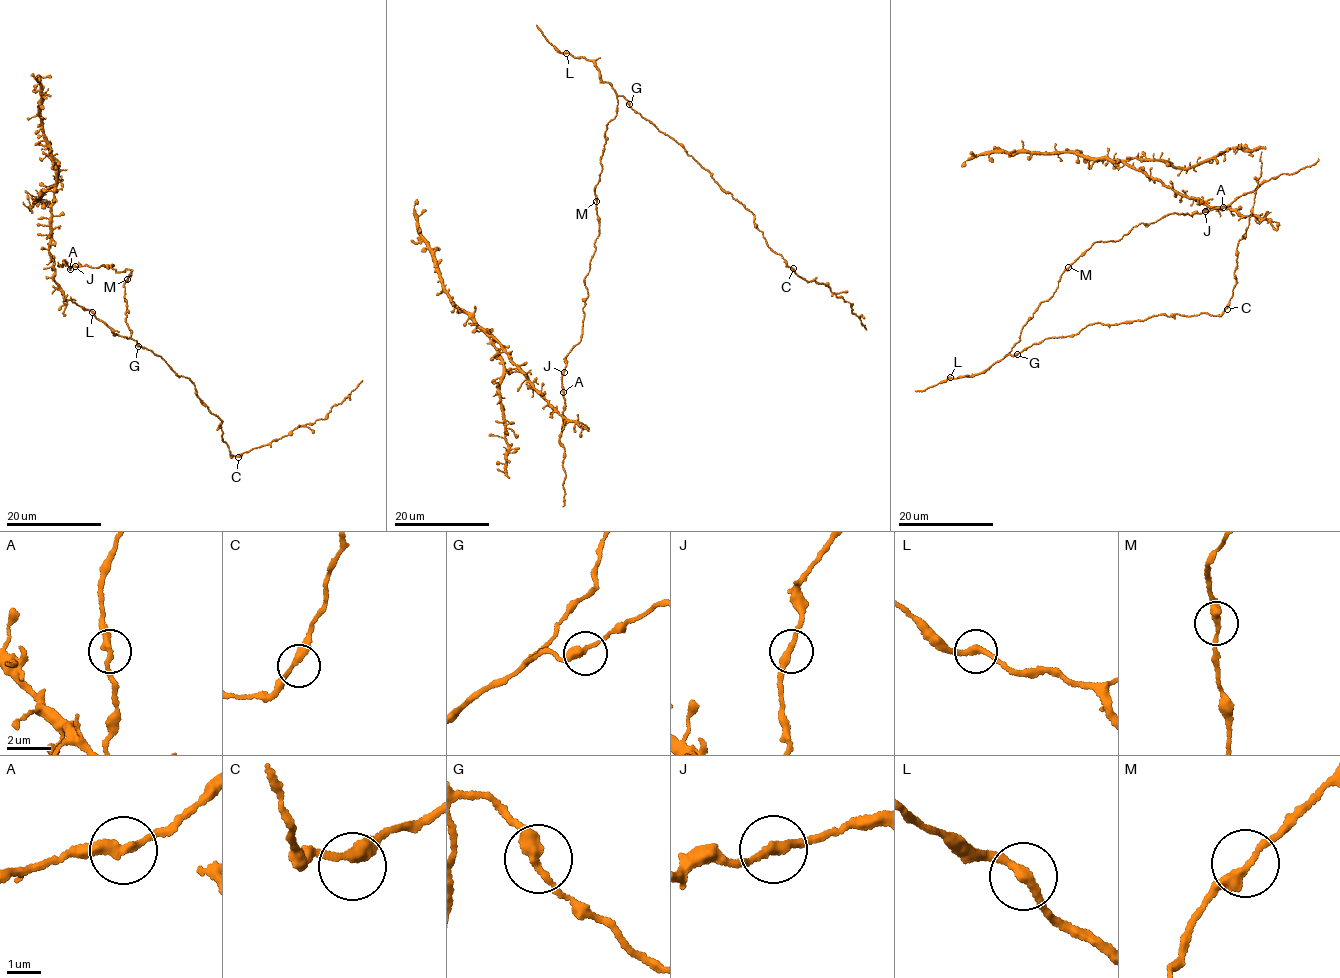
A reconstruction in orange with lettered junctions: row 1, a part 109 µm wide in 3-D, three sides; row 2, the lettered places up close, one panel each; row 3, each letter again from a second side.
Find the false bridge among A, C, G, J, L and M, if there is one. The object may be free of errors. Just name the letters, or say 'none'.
none

